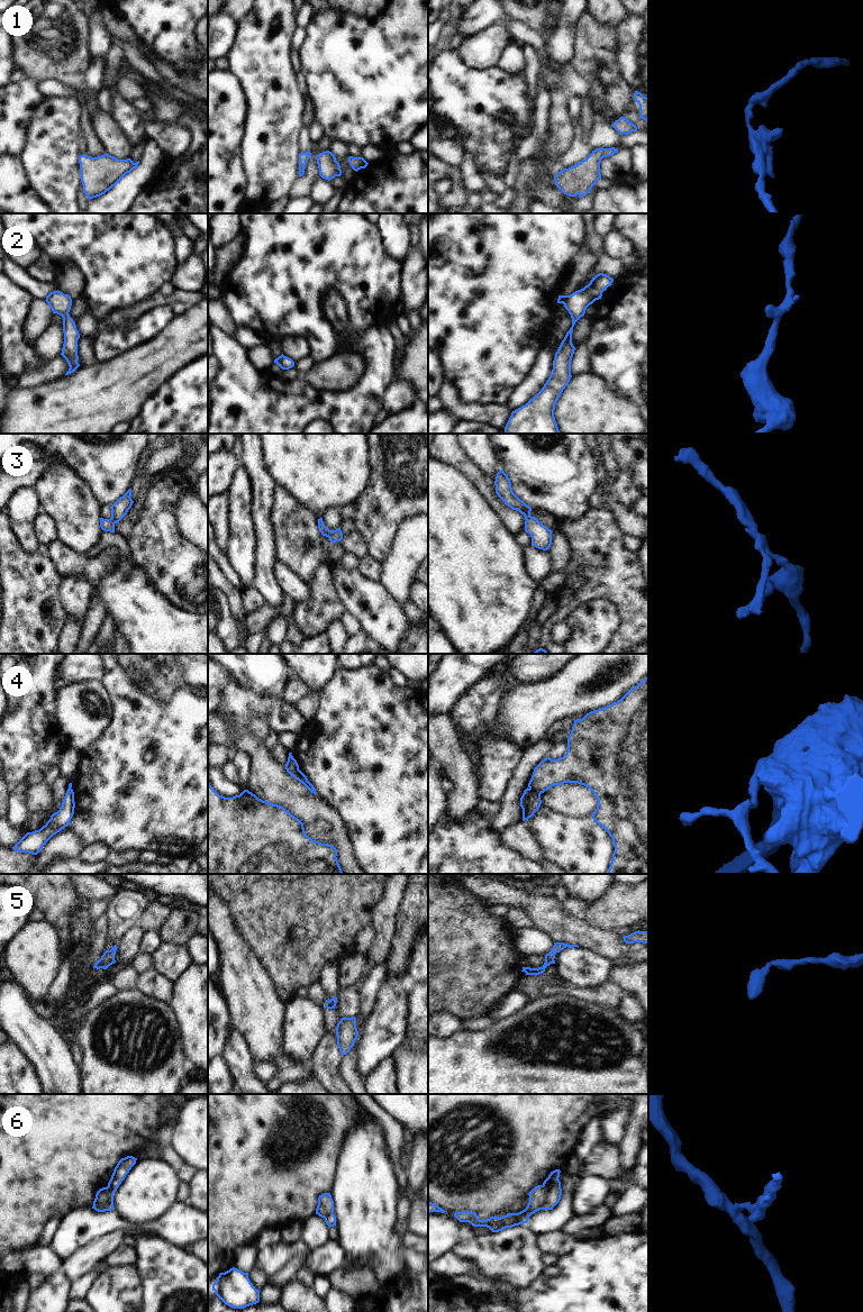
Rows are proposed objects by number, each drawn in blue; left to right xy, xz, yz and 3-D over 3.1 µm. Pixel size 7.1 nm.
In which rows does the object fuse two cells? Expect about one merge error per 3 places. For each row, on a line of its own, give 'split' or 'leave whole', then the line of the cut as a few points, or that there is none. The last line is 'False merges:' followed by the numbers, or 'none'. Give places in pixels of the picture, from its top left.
1: leave whole; no cut
2: leave whole; no cut
3: leave whole; no cut
4: split; cut in yz along (529, 787), (539, 794)
5: leave whole; no cut
6: split; cut in xy along (108, 1186), (110, 1200), (103, 1206), (94, 1206)
False merges: 4, 6

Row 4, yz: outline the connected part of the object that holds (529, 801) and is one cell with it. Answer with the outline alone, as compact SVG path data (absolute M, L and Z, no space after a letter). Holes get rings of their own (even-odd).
M526 789L520 798L520 807L523 809L523 821L534 816L542 804L540 794L534 793L530 789Z

